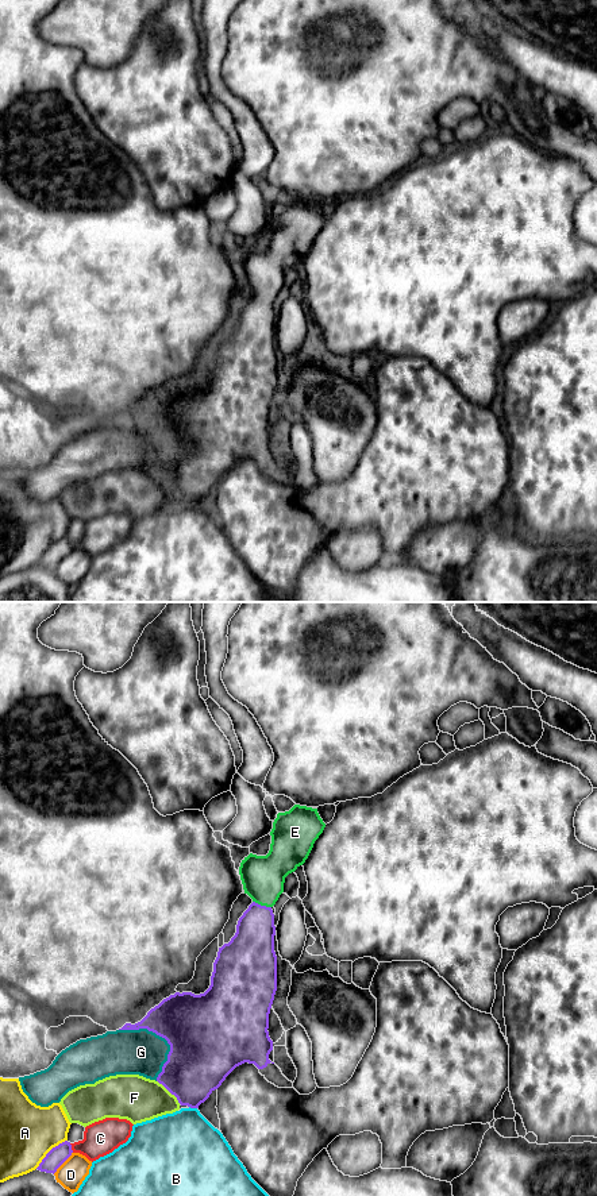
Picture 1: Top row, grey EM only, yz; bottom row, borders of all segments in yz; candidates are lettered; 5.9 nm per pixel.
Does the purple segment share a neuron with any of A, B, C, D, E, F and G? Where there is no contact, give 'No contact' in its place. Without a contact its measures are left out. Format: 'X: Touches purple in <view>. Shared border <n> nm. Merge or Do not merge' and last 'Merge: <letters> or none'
A: Touches purple in yz. Shared border 260 nm. Do not merge
B: Touches purple in yz. Shared border 50 nm. Do not merge
C: Touches purple in yz. Shared border 60 nm. Do not merge
D: Touches purple in yz. Shared border 180 nm. Do not merge
E: Touches purple in yz. Shared border 120 nm. Merge
F: Touches purple in yz. Shared border 200 nm. Do not merge
G: Touches purple in yz. Shared border 380 nm. Do not merge
Merge: E

